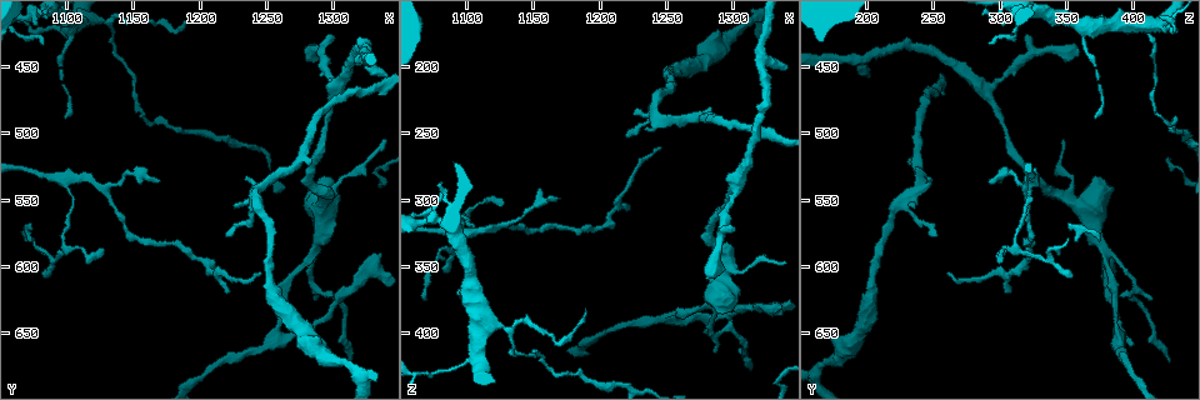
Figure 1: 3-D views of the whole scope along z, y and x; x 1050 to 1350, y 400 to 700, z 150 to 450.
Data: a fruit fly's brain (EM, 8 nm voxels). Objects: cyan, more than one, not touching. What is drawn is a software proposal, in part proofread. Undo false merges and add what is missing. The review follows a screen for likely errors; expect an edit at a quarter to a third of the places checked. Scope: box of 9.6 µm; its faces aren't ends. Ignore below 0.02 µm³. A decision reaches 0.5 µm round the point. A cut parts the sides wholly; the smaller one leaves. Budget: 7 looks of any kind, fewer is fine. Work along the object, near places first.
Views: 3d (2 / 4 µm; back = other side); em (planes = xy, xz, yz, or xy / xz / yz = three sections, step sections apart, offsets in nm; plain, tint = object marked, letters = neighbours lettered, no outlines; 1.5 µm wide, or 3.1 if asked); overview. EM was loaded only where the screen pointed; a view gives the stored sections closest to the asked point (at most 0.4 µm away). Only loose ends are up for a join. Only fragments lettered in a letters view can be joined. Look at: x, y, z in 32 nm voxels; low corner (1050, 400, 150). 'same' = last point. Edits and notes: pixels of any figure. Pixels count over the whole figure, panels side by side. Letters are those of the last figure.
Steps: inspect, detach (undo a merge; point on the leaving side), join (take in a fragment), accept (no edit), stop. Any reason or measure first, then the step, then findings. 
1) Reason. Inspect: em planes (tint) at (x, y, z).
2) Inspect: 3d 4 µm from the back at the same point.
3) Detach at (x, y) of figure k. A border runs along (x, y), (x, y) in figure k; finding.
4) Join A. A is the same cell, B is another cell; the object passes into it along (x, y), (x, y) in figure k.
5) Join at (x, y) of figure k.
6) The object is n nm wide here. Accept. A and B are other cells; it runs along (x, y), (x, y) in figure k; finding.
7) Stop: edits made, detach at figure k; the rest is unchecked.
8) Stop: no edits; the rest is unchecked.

An open end. Inspect: 3d 2 µm at (1220, 620, 306).

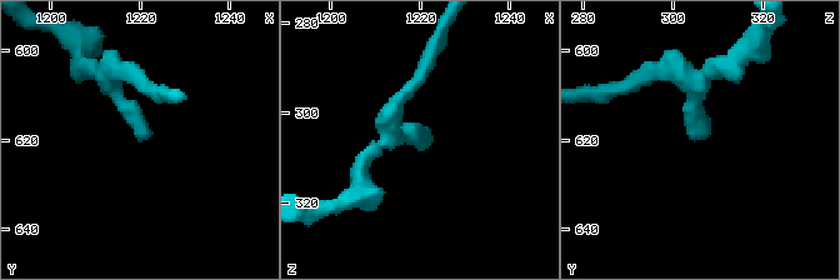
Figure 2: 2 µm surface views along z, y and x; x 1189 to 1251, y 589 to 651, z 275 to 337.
Inspect: em planes (letters) at (1222, 620, 306).

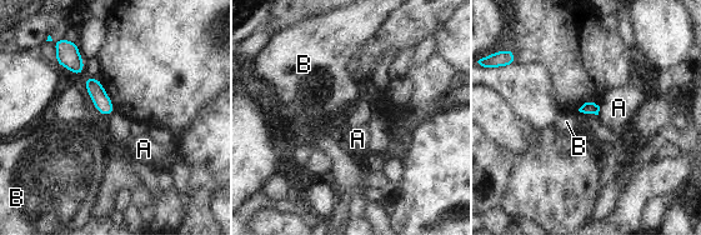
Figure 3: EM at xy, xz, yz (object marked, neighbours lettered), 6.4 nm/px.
Accept. A and B are other cells; a border runs along (600, 106), (597, 114) in figure 3; no lettered fragment goes on from it.

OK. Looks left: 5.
Thin end. Inspect: em planes (letters) at (1100, 488, 372).

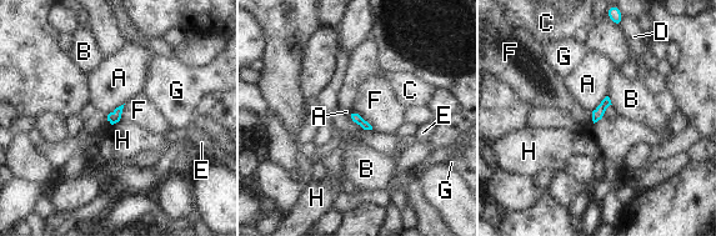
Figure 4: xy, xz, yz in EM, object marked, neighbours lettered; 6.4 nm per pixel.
Accept. A, B, C, D, E, F, G and H are other cells; a border runs along (604, 116), (594, 124) in figure 4; none of them fits.

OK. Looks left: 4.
An open end. Inspect: 3d 4 µm at (1314, 672, 428).

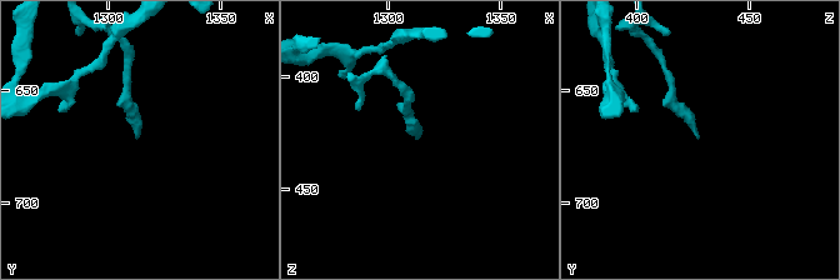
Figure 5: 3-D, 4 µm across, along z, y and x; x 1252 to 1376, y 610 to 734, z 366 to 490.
Inspect: em yz step 8 (letters) at (1313, 670, 429).

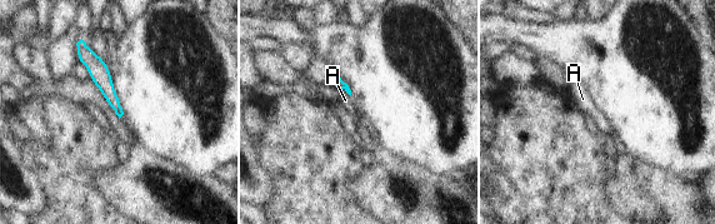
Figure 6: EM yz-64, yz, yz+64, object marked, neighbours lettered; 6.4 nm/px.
Inspect: em planes (letters) at the same point.

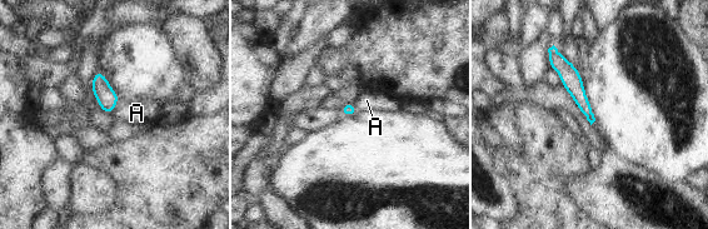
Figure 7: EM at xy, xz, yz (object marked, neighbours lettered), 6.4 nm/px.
The object is 80 nm wide here. Accept. A is another cell; it runs along (557, 56), (591, 118) in figure 7; no lettered fragment goes on from it.

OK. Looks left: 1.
Stop: no edits; the rest is unchecked.

